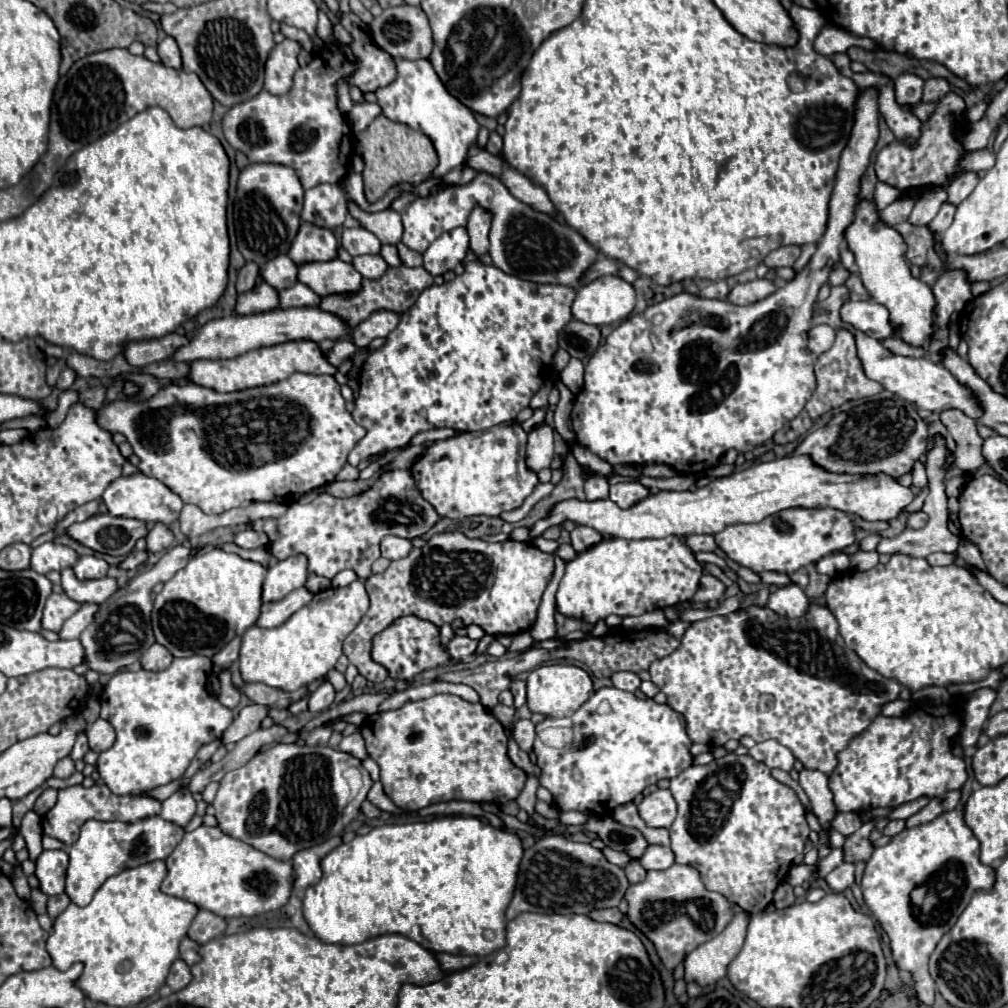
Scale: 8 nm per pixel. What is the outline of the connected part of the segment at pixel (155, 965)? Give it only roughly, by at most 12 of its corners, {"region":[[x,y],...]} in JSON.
{"region":[[164,861],[70,903],[46,941],[90,1001],[134,1007],[166,983],[198,907]]}

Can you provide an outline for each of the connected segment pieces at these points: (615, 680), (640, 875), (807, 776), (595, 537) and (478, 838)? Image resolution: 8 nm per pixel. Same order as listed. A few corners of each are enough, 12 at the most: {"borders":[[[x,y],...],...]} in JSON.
{"borders":[[[614,673],[612,685],[616,689],[634,693],[640,687],[636,673]],[[636,859],[624,867],[630,883],[644,879],[644,869]],[[800,771],[798,783],[810,797],[822,831],[838,815],[828,777]],[[576,527],[570,533],[576,553],[604,539],[592,527]],[[473,816],[376,827],[322,859],[322,943],[506,943],[522,843]]]}

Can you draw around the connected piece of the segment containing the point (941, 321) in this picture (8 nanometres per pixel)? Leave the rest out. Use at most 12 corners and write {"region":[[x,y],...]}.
{"region":[[942,271],[934,283],[936,333],[928,343],[934,363],[948,345],[948,321],[970,299],[962,271]]}

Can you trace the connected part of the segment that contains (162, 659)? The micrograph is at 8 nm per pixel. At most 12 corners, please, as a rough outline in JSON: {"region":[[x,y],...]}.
{"region":[[154,643],[142,655],[148,671],[166,669],[172,655],[164,645]]}

